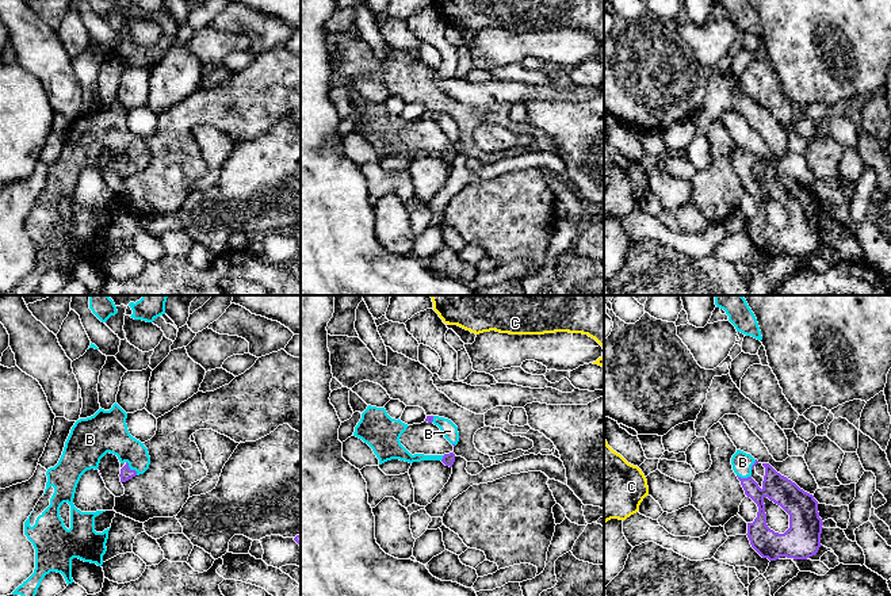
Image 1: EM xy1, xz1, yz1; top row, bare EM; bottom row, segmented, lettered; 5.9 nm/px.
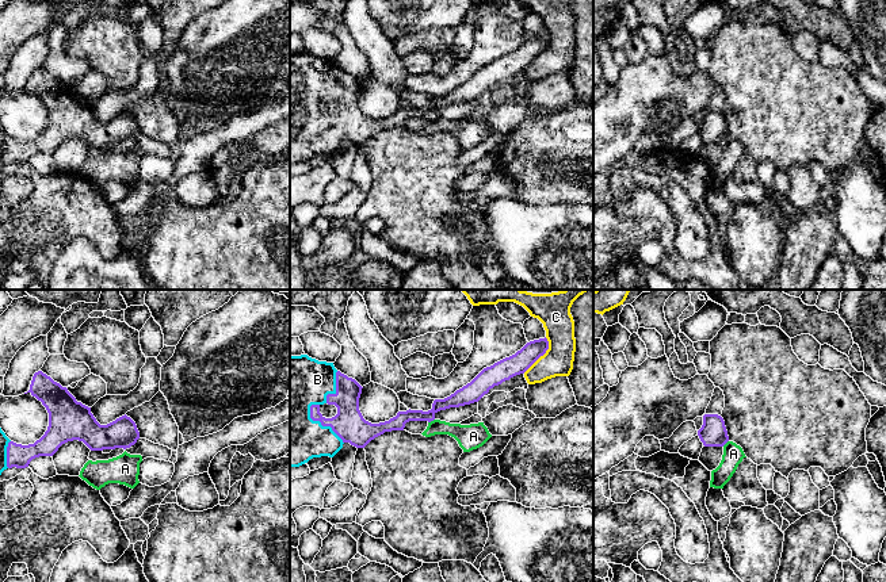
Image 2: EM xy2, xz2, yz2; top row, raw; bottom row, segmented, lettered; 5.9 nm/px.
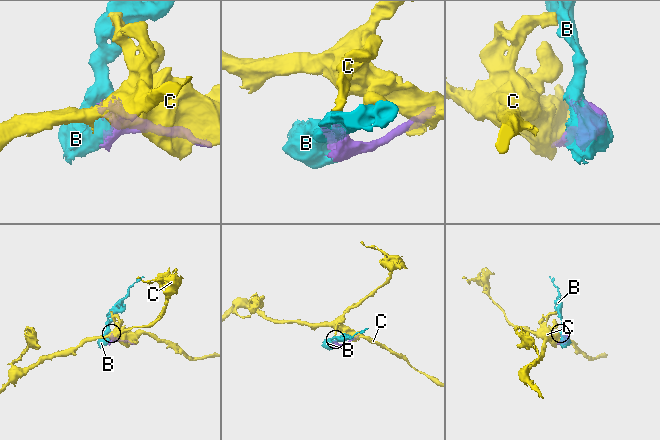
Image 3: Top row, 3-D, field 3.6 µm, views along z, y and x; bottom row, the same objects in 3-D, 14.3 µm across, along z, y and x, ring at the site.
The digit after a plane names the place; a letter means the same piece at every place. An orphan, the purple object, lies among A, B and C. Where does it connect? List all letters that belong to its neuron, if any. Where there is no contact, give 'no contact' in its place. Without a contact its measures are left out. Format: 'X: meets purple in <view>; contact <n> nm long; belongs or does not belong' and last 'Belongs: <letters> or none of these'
A: meets purple in xz2; contact 50 nm long; does not belong
B: meets purple in xz2; contact 300 nm long; belongs
C: meets purple in xz2; contact 260 nm long; does not belong
Belongs: B

